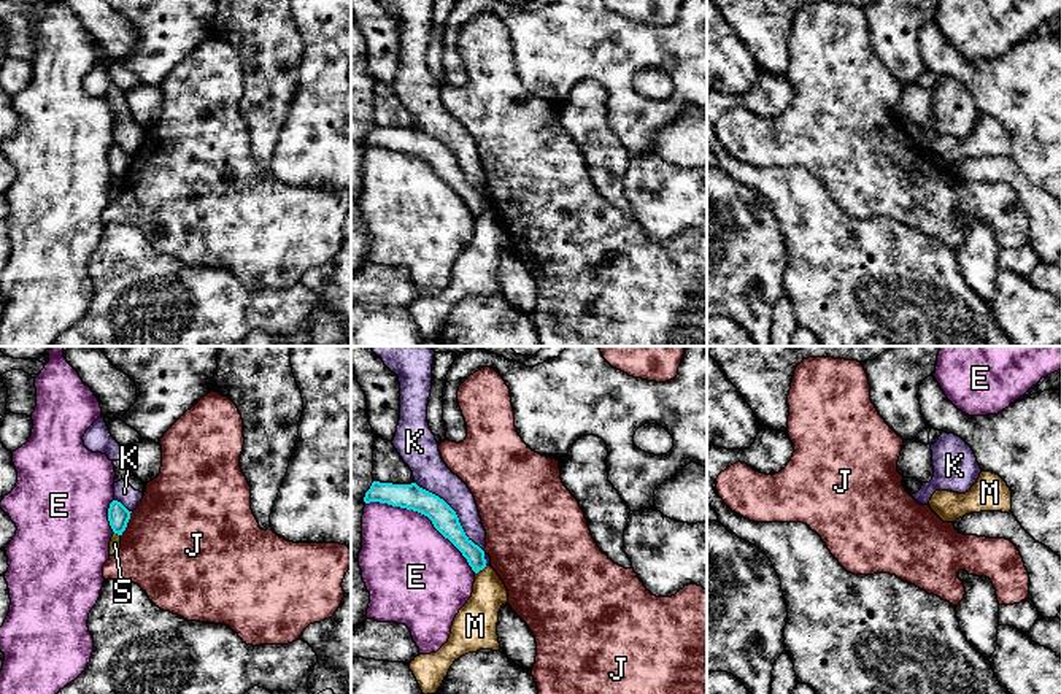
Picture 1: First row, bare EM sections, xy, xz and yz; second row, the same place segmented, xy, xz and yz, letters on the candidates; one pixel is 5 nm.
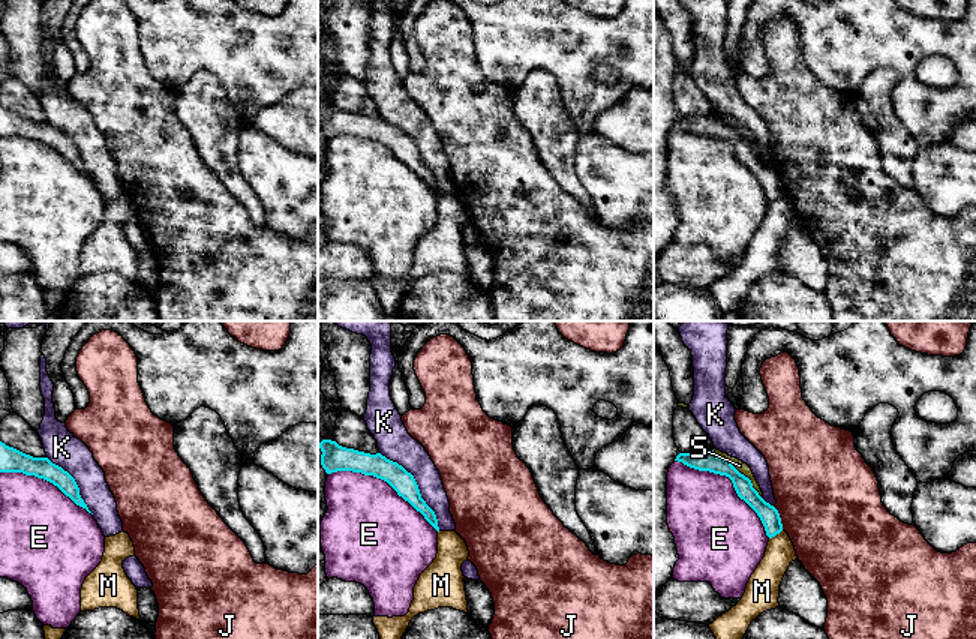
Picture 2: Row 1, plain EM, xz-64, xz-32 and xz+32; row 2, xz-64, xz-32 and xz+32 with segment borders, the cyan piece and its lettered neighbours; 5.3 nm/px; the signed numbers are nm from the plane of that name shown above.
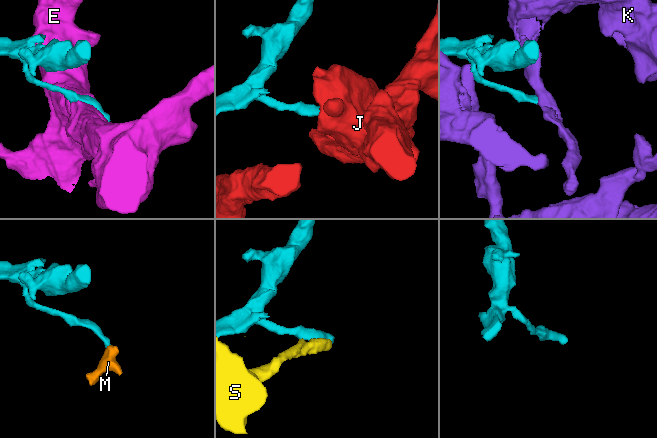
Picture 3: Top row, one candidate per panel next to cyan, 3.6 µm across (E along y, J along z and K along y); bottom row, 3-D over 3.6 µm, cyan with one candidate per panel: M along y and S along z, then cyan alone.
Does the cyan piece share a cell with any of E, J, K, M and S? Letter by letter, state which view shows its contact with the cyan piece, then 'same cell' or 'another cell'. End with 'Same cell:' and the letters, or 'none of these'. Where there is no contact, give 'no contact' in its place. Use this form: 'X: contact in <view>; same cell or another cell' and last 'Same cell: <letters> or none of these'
E: contact in xz; another cell
J: contact in xy; another cell
K: contact in xz; another cell
M: contact in xz; another cell
S: contact in xy; another cell
Same cell: none of these

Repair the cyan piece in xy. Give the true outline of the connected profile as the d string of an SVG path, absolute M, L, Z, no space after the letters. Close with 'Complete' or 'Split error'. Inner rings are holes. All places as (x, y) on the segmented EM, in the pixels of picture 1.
M113 500L108 508L108 521L114 534L122 535L130 519L130 513L121 502Z. Complete

